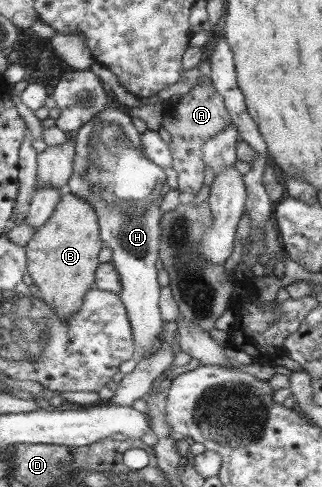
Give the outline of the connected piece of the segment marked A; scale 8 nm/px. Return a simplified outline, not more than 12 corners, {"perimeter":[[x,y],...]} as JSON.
{"perimeter":[[209,78],[166,103],[178,193],[204,182],[204,144],[230,125]]}

